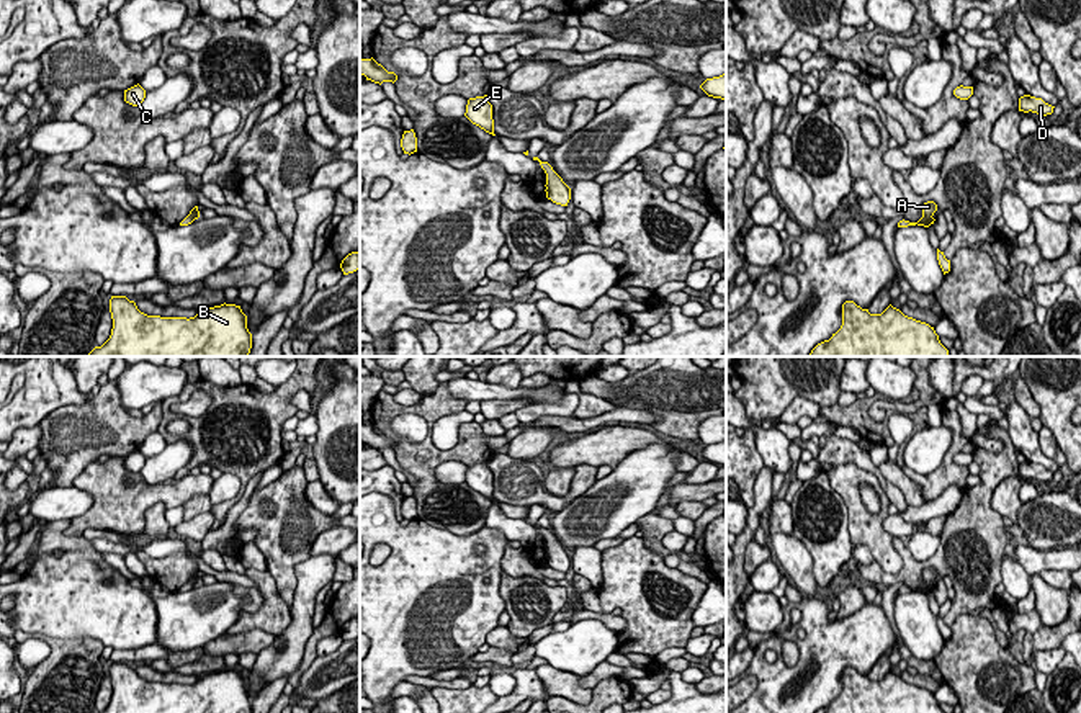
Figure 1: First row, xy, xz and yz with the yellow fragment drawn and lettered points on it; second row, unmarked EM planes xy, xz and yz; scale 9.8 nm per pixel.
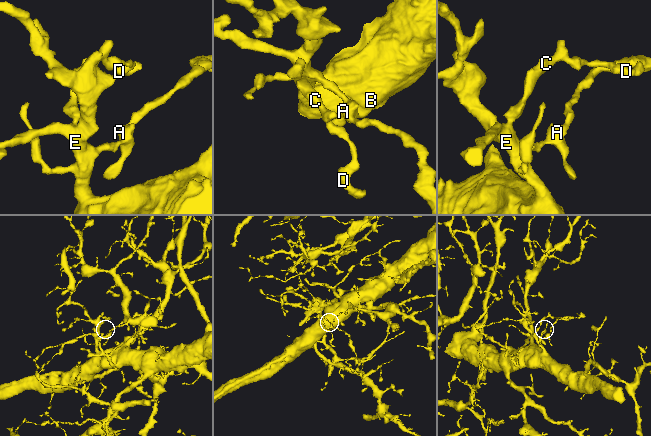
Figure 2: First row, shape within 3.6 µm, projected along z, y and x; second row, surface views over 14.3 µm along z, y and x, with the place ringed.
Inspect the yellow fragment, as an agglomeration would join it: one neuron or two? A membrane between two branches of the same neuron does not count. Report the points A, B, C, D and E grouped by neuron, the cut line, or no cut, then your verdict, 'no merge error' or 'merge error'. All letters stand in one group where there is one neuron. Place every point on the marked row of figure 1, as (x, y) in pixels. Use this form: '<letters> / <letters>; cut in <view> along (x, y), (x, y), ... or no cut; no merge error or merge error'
A B C D E; no cut; no merge error

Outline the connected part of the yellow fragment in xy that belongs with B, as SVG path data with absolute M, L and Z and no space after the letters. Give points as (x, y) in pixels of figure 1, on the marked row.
M111 296L110 339L87 356L249 356L252 334L240 306L221 304L195 317L141 312L126 296Z

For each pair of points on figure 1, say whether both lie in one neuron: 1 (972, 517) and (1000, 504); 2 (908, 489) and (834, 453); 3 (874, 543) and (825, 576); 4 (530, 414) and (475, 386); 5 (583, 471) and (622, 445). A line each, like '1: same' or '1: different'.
1: different
2: different
3: different
4: different
5: different

